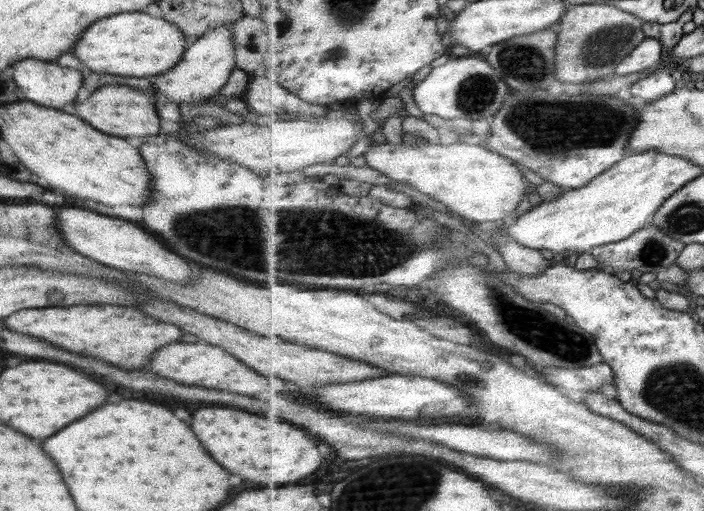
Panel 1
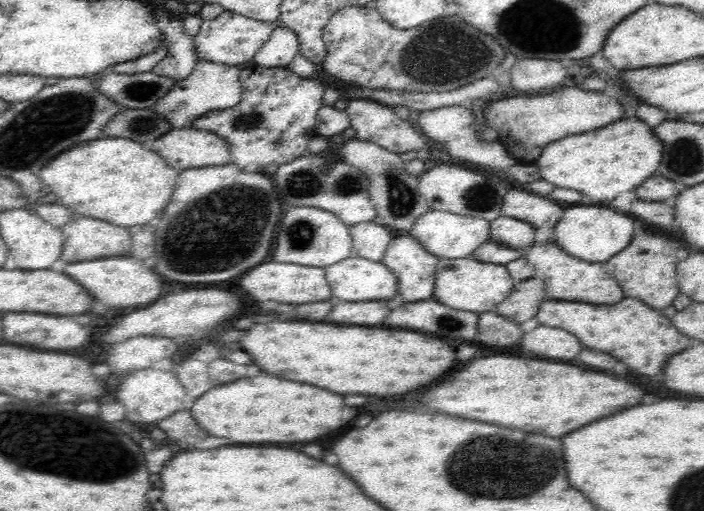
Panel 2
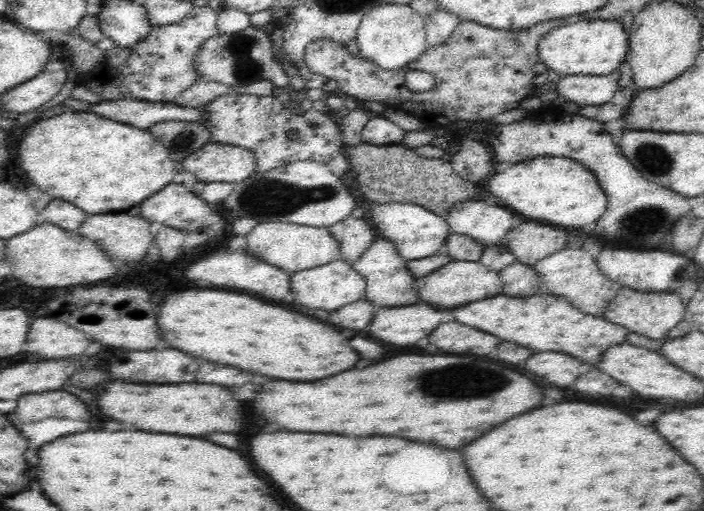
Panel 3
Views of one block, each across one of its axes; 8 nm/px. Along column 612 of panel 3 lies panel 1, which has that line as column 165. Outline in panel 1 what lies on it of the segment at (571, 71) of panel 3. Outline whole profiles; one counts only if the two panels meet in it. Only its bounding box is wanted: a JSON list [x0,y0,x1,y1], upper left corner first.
[70,10,185,78]

